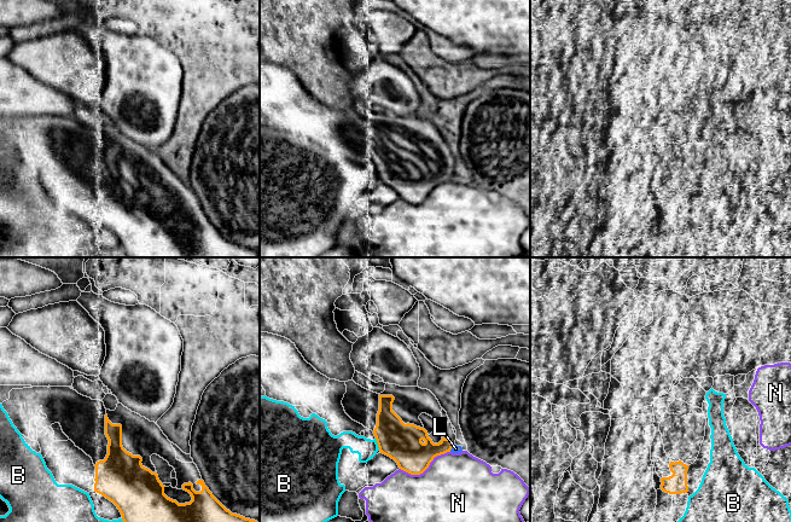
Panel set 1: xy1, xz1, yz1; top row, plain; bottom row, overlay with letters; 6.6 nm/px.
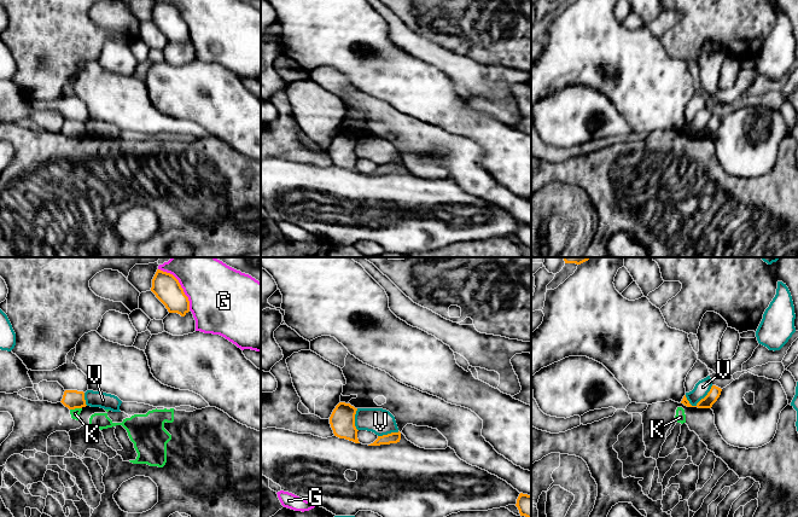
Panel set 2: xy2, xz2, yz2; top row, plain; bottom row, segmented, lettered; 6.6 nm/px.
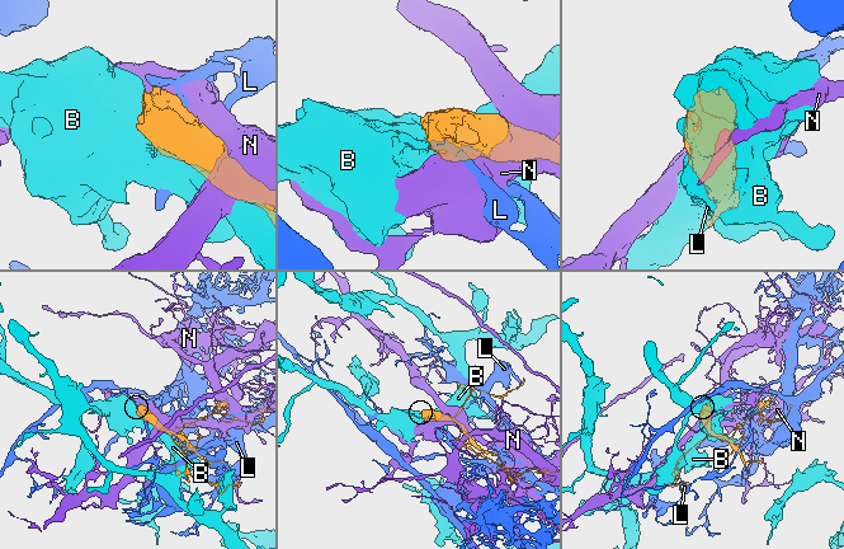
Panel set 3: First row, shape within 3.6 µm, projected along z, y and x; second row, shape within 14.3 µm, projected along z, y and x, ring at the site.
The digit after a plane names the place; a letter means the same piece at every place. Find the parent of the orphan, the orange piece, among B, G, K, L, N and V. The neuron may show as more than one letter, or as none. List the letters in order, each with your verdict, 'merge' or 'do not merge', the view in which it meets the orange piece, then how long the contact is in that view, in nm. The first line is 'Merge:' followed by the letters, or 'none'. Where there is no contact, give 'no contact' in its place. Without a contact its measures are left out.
Merge: none
B: do not merge; meets orange in xz1; contact 80 nm long
G: do not merge; meets orange in xy2; contact 320 nm long
K: do not merge; meets orange in xy2; contact 80 nm long
L: do not merge; meets orange in xz1; contact 50 nm long
N: do not merge; meets orange in xz1; contact 360 nm long
V: do not merge; meets orange in yz2; contact 200 nm long

